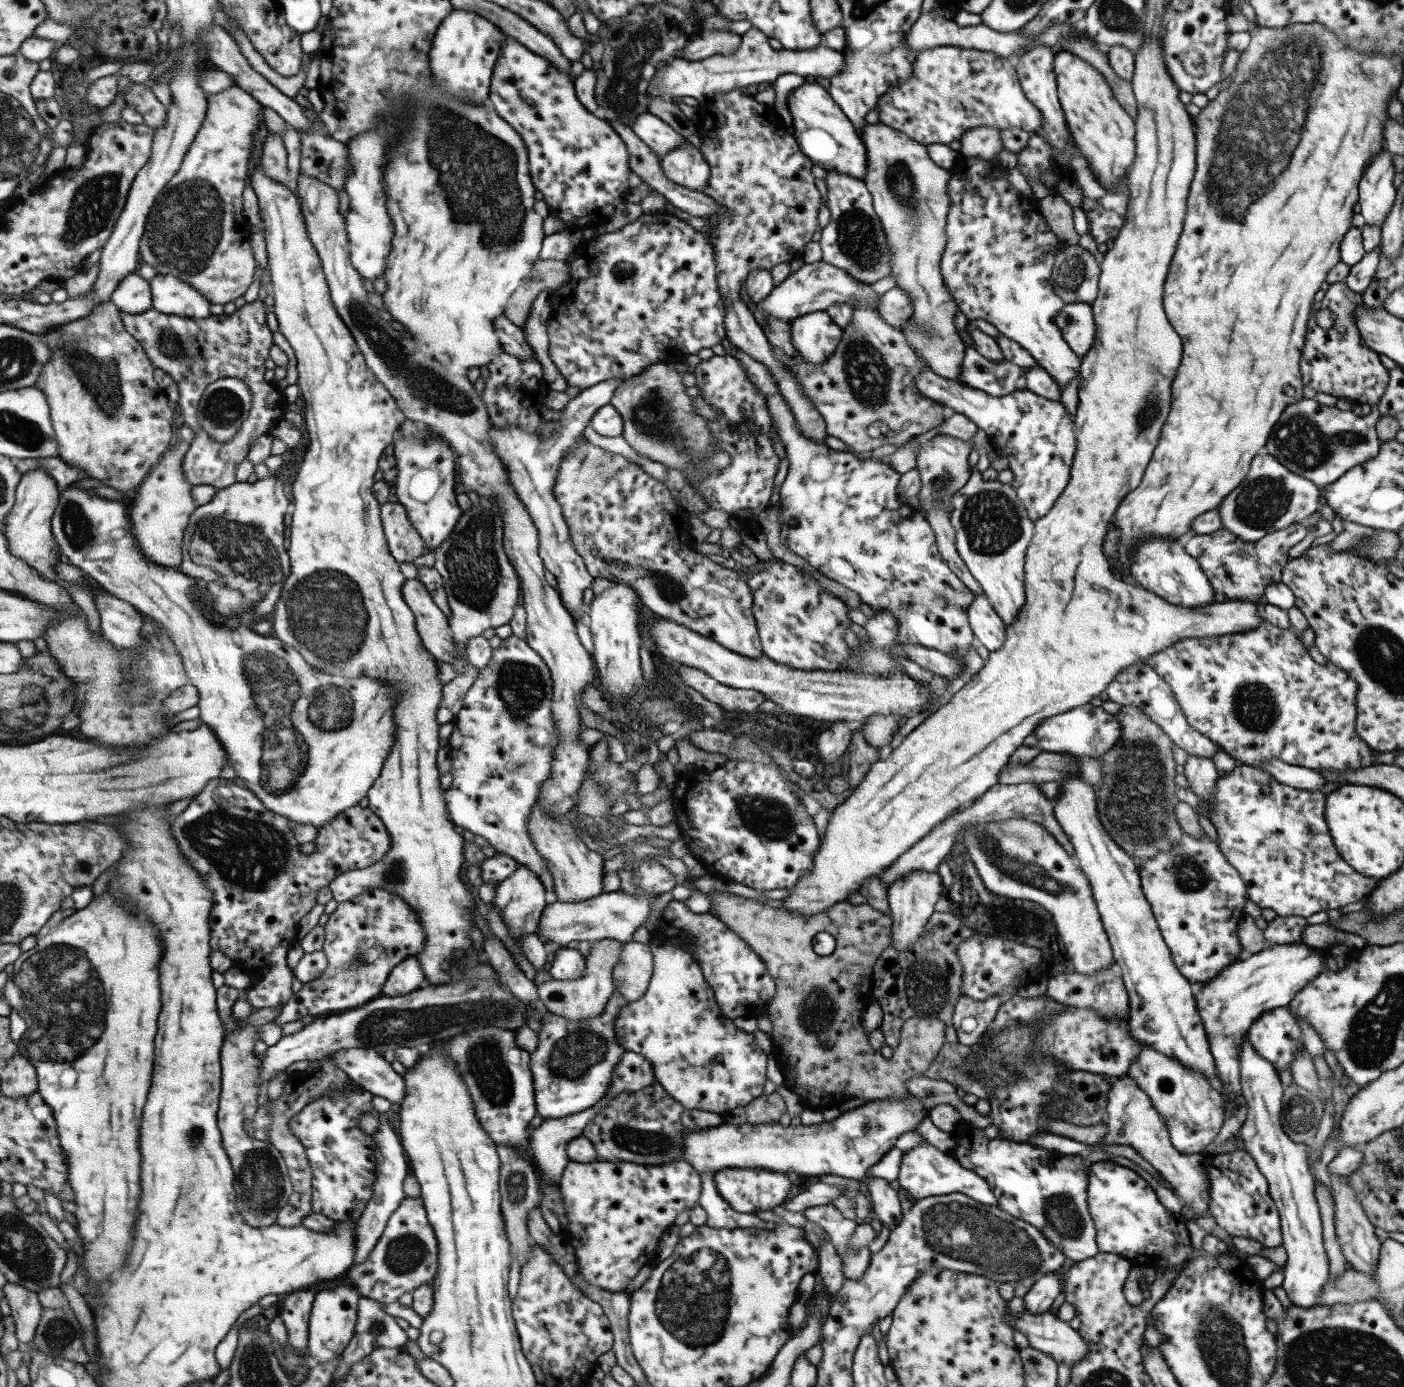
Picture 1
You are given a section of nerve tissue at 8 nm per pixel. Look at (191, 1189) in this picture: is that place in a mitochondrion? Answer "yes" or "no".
yes

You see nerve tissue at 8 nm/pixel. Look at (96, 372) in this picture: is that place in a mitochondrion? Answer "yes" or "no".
yes

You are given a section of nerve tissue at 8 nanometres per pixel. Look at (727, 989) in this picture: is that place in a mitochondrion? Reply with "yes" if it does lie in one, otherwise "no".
no

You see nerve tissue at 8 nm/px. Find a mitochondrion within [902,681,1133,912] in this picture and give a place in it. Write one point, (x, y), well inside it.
(1049, 878)

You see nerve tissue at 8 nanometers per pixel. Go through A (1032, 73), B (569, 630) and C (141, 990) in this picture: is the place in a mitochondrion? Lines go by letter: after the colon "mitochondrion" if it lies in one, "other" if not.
A: other
B: other
C: other

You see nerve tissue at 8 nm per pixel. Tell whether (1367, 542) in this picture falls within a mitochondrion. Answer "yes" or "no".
yes

